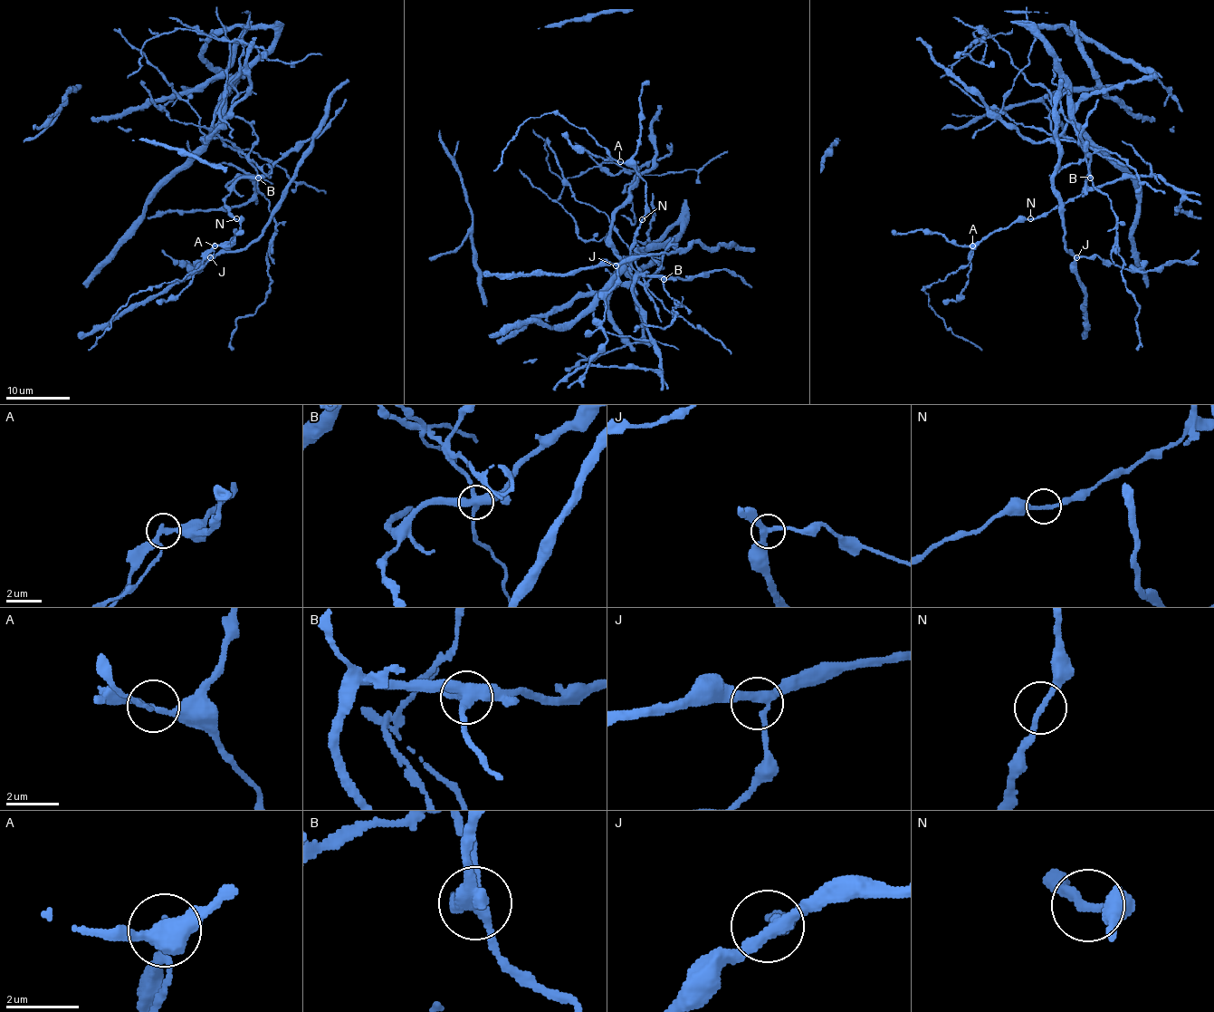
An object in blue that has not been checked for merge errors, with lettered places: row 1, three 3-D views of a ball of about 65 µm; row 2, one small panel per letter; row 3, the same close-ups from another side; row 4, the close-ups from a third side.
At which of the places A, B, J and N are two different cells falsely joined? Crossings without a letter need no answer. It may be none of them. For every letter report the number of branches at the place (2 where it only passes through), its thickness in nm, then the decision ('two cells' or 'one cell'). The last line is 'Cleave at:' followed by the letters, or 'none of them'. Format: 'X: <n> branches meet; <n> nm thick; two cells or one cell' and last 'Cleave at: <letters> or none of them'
A: 3 branches meet; 190 nm thick; two cells
B: 4 branches meet; 440 nm thick; two cells
J: 3 branches meet; 300 nm thick; one cell
N: 2 branches meet; 200 nm thick; one cell
Cleave at: A, B

